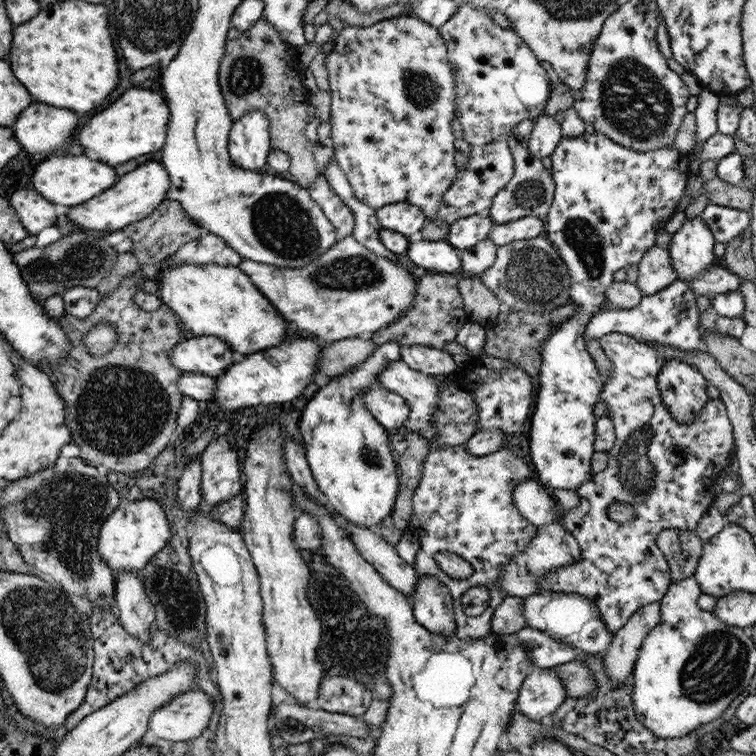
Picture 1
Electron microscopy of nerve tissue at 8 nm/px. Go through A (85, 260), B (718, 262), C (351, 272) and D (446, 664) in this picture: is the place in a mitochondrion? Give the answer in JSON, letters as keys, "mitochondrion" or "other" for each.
{"A":"mitochondrion","B":"other","C":"mitochondrion","D":"other"}

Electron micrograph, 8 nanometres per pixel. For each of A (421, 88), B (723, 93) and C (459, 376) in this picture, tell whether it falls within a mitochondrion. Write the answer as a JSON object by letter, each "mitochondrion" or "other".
{"A":"mitochondrion","B":"other","C":"other"}

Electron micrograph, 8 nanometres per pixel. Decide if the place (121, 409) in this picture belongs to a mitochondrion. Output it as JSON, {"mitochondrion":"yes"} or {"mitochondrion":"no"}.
{"mitochondrion":"yes"}

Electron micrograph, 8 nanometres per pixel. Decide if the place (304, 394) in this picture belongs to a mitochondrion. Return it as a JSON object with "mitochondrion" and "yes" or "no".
{"mitochondrion":"no"}

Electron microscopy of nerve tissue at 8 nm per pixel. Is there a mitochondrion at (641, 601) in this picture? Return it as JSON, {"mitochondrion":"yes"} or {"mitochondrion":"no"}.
{"mitochondrion":"no"}

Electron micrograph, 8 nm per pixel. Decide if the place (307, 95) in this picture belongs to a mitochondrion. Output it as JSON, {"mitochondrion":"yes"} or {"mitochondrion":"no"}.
{"mitochondrion":"no"}

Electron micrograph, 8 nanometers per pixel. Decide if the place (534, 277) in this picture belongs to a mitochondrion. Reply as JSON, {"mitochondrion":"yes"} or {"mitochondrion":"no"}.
{"mitochondrion":"yes"}

